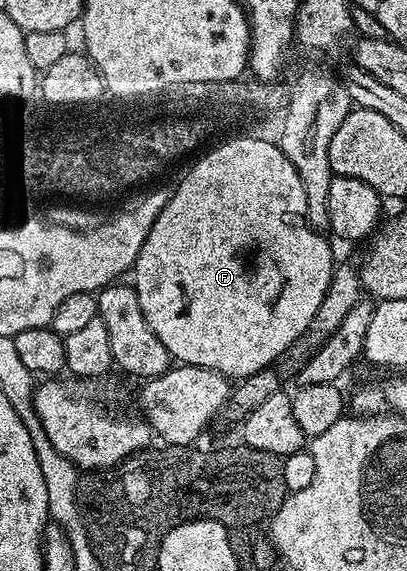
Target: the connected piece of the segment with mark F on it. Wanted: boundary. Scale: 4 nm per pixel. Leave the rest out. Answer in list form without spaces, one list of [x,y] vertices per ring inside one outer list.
[[[232,137],[193,163],[192,170],[181,179],[180,186],[171,190],[166,207],[162,207],[158,219],[154,219],[154,227],[150,227],[150,235],[146,235],[146,243],[142,243],[142,251],[134,266],[134,288],[138,303],[142,303],[142,315],[146,323],[150,323],[150,331],[154,331],[158,339],[162,339],[162,347],[166,347],[166,351],[177,362],[213,369],[229,379],[243,379],[255,373],[265,372],[287,354],[284,352],[303,333],[307,334],[311,330],[318,307],[322,307],[322,299],[328,293],[334,268],[331,245],[333,242],[324,236],[323,232],[308,224],[306,191],[302,187],[302,179],[298,179],[294,163],[286,159],[279,144],[275,140],[263,141],[260,137]]]

